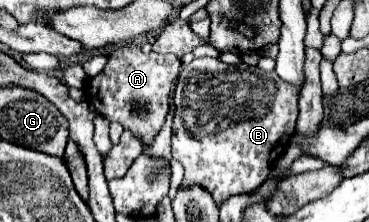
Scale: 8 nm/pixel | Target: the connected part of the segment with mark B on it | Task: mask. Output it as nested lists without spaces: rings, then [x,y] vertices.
[[[194,58],[190,64],[182,66],[178,74],[178,86],[174,92],[174,120],[172,120],[172,158],[184,166],[184,180],[204,186],[216,206],[222,206],[234,194],[244,194],[256,190],[274,160],[278,160],[296,126],[298,116],[298,96],[284,84],[276,72],[260,72],[258,66],[224,64],[218,58]]]

